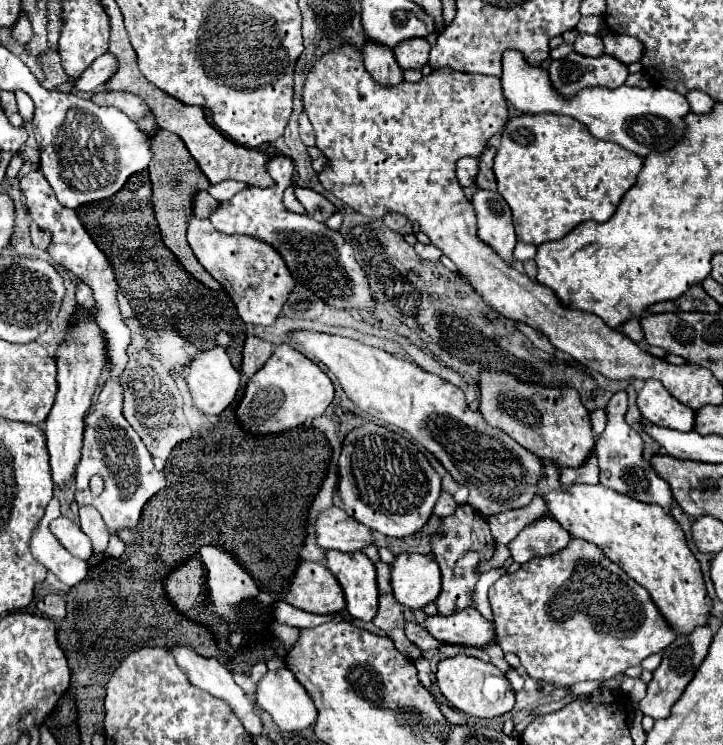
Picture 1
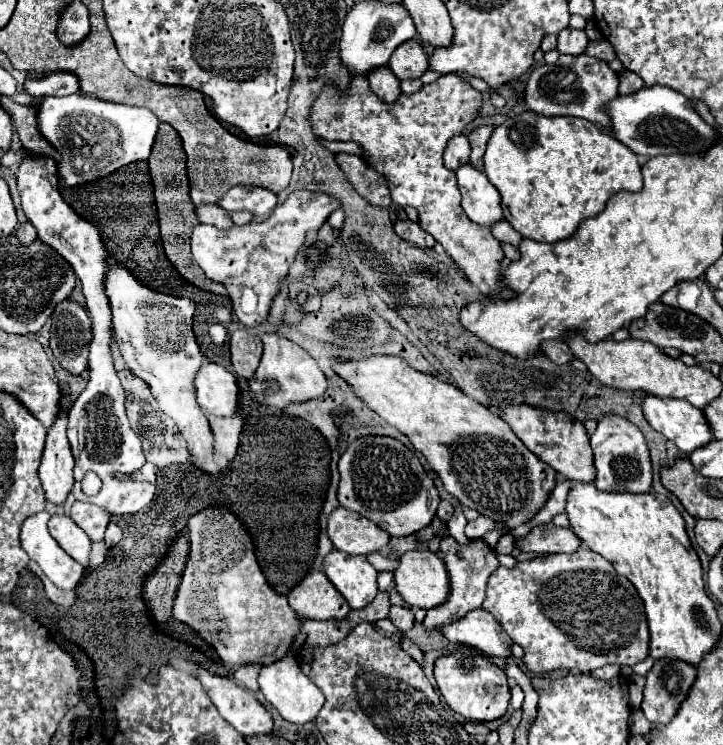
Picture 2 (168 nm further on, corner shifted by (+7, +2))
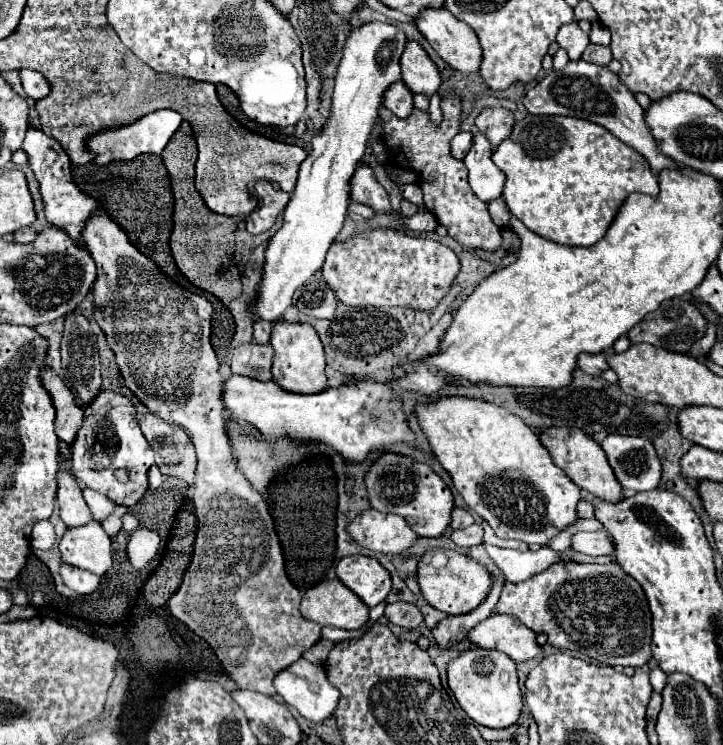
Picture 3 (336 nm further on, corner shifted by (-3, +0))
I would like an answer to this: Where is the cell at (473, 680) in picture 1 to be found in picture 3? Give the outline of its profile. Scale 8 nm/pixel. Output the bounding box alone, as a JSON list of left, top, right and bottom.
[447,650,523,728]

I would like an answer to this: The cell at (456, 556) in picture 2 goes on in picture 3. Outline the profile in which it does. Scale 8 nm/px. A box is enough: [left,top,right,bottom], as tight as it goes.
[431,548,505,648]

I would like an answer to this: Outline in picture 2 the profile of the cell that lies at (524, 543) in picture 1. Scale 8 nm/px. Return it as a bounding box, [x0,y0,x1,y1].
[515,524,579,554]

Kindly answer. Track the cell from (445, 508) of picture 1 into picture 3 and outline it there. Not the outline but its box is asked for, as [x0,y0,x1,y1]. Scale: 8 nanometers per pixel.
[451,508,475,530]

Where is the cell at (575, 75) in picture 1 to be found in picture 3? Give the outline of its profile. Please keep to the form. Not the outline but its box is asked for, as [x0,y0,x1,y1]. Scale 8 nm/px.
[525,60,679,174]

